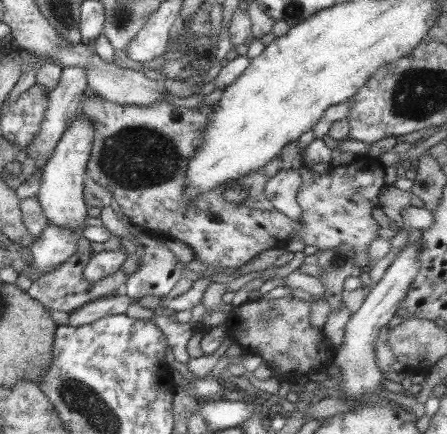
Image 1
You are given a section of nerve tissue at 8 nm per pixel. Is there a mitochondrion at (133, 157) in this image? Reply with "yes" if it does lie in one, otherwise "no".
yes

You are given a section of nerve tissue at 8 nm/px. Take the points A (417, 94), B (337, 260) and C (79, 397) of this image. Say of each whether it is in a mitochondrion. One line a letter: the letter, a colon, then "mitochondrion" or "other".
A: mitochondrion
B: mitochondrion
C: mitochondrion

